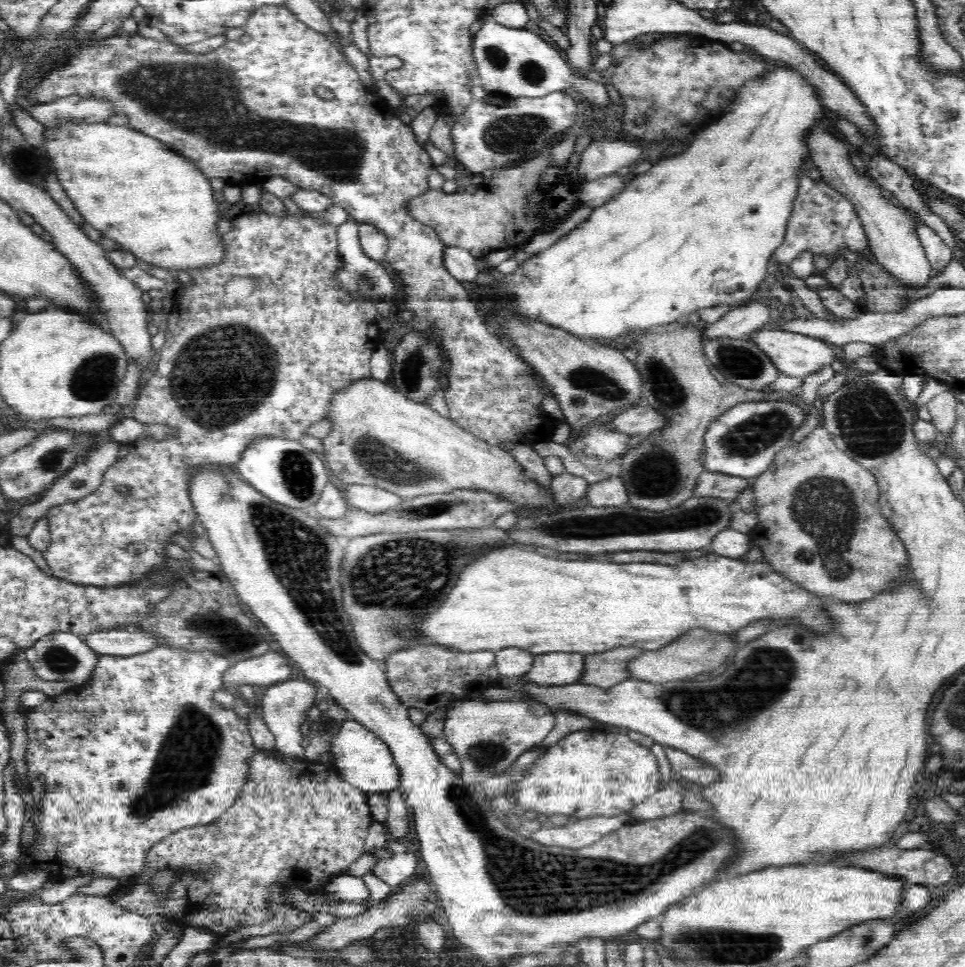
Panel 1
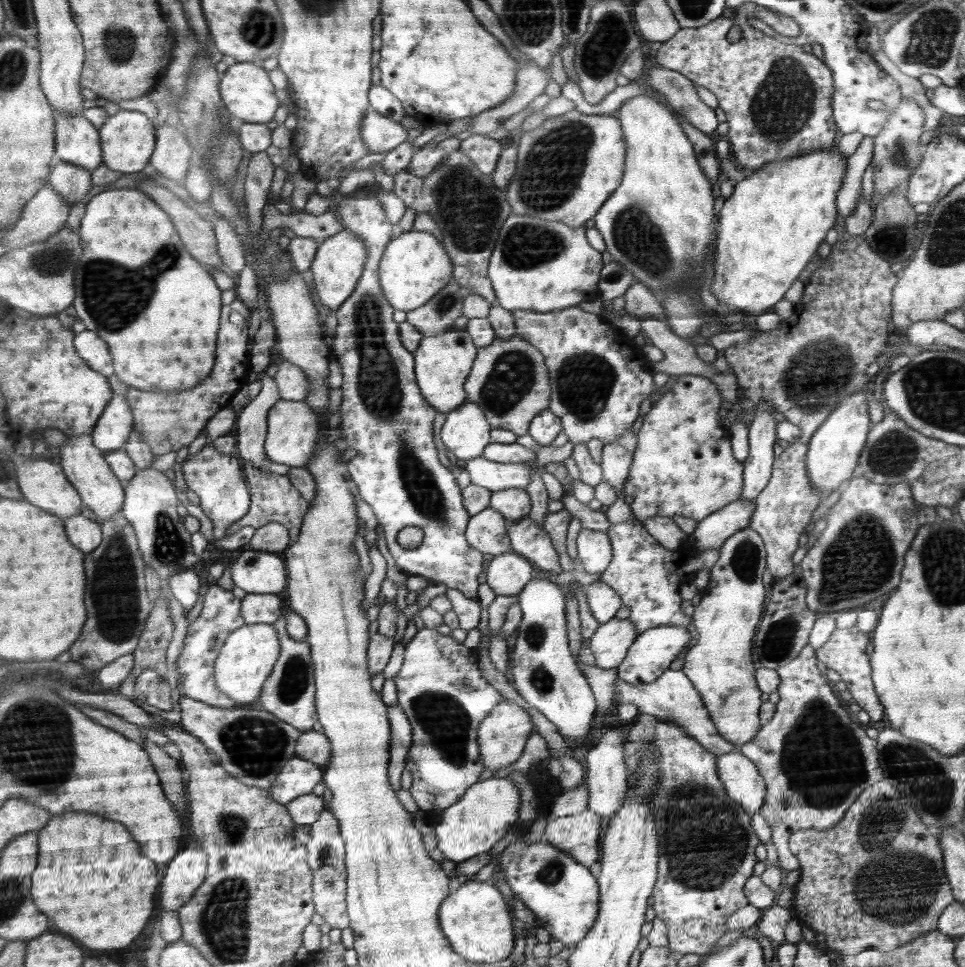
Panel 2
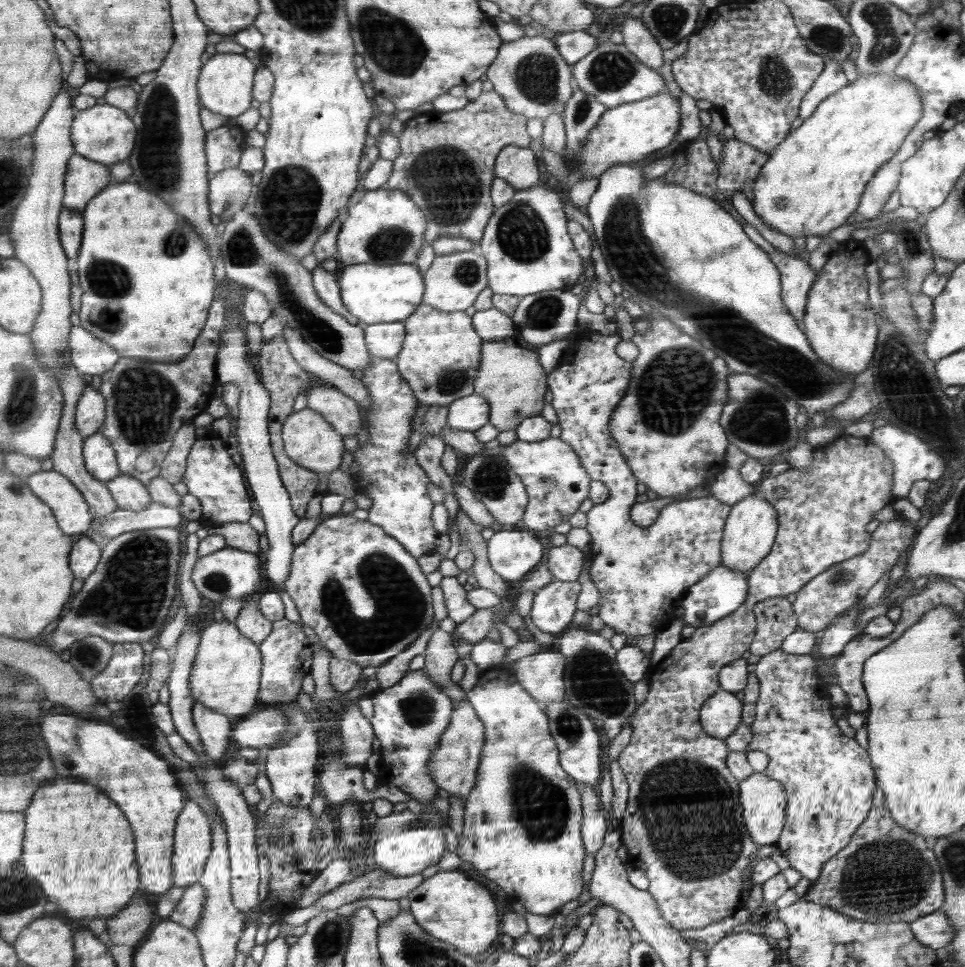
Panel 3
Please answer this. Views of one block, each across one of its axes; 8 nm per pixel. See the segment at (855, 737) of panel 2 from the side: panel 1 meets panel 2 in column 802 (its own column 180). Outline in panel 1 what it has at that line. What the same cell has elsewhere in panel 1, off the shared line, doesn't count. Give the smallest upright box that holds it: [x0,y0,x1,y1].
[9,646,258,883]

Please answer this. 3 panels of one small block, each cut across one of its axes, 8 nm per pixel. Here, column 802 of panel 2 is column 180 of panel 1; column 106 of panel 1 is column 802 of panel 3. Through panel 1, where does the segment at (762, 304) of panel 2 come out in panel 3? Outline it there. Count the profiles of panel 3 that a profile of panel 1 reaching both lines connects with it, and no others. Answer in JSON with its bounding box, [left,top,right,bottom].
[753,75,924,237]

